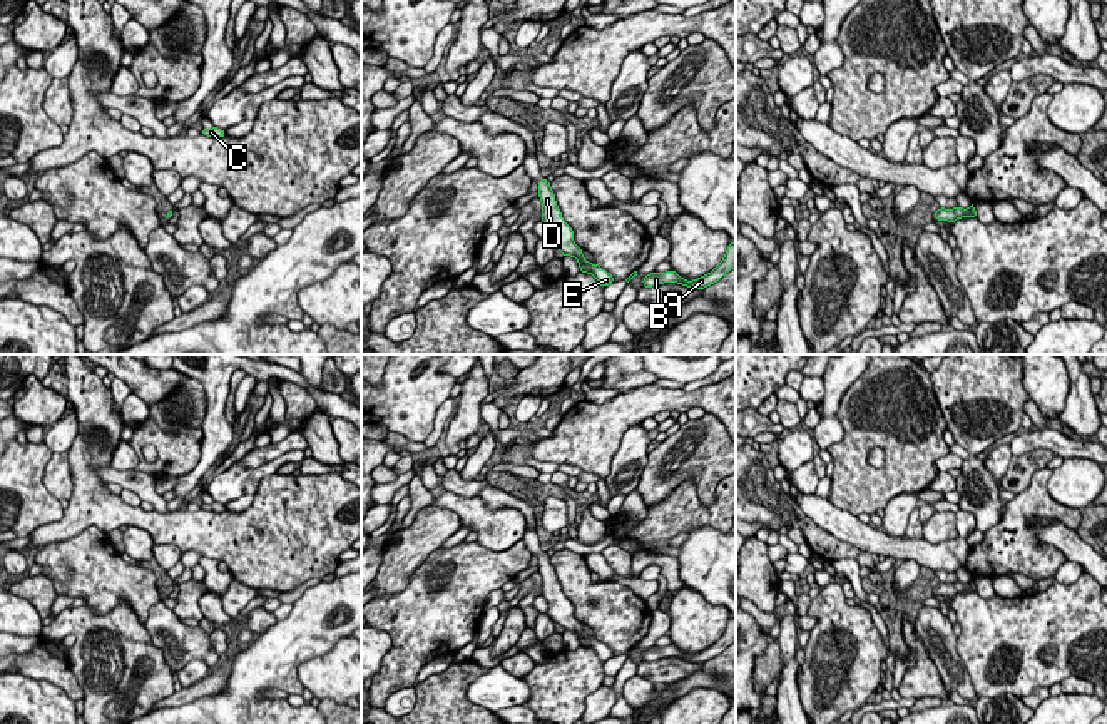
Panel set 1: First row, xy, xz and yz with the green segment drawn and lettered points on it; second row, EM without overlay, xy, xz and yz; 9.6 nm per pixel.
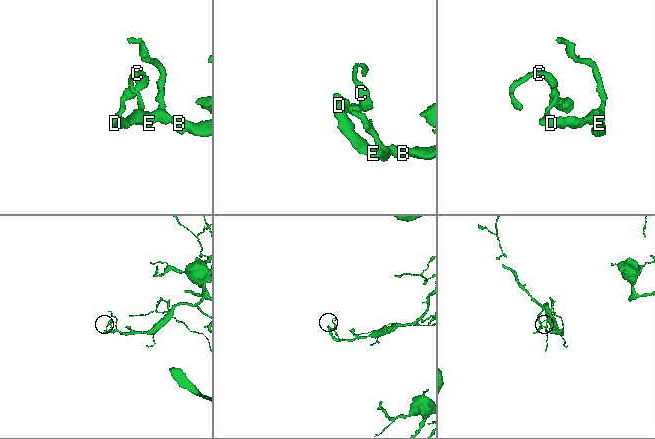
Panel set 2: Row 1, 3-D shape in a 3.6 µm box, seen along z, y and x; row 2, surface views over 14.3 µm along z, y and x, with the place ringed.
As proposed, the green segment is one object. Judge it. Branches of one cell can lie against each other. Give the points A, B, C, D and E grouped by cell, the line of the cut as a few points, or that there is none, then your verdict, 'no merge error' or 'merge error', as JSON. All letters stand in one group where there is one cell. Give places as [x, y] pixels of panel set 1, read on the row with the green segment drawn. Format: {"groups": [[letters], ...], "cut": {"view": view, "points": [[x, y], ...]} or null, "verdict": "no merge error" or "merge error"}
{"groups": [["A", "B", "C", "D", "E"]], "cut": null, "verdict": "no merge error"}

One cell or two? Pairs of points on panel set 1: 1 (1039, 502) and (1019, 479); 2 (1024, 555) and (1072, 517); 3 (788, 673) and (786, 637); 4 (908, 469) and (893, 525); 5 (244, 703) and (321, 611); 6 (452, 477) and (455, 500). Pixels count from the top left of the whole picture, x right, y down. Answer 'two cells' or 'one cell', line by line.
1: two cells
2: one cell
3: one cell
4: two cells
5: one cell
6: two cells

